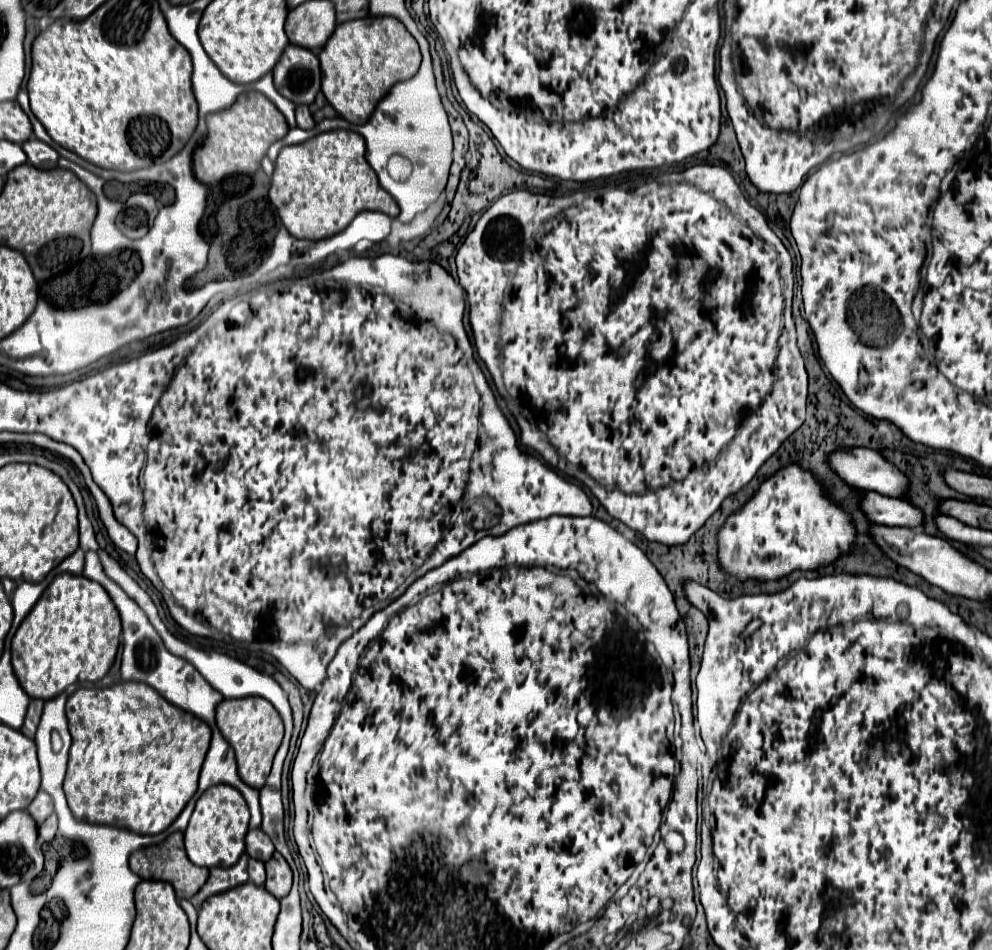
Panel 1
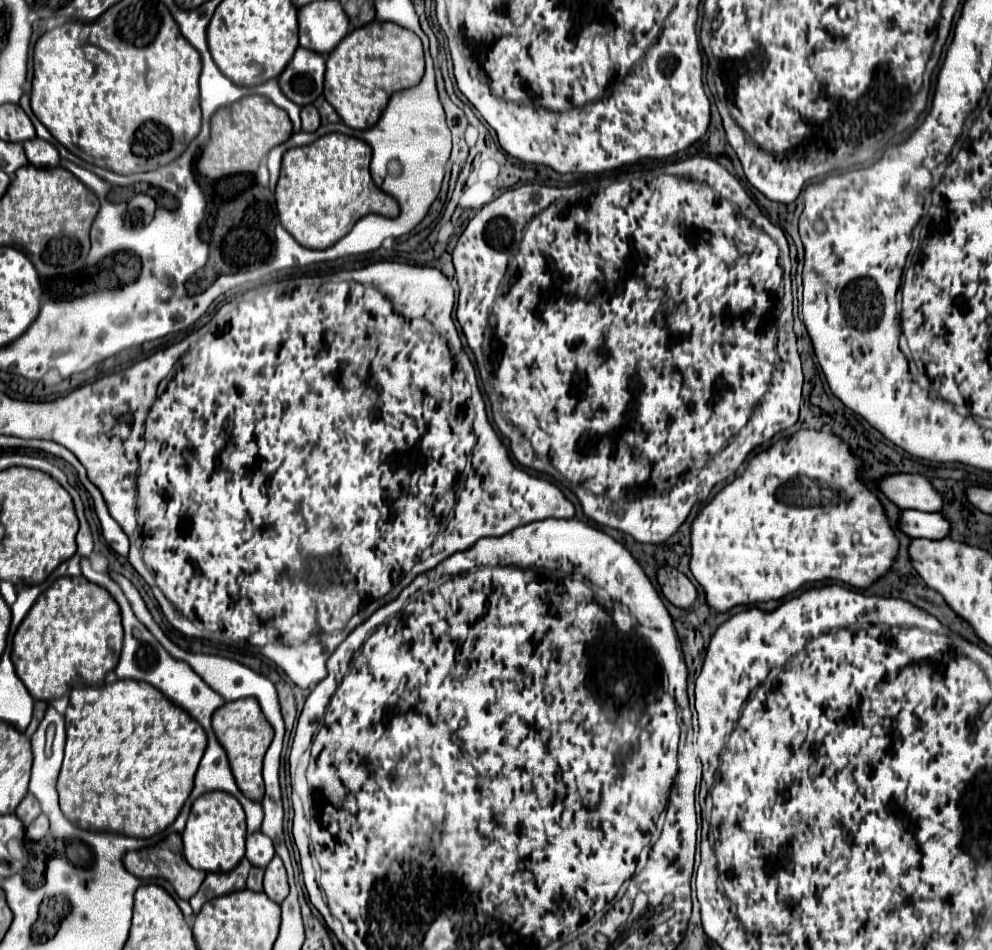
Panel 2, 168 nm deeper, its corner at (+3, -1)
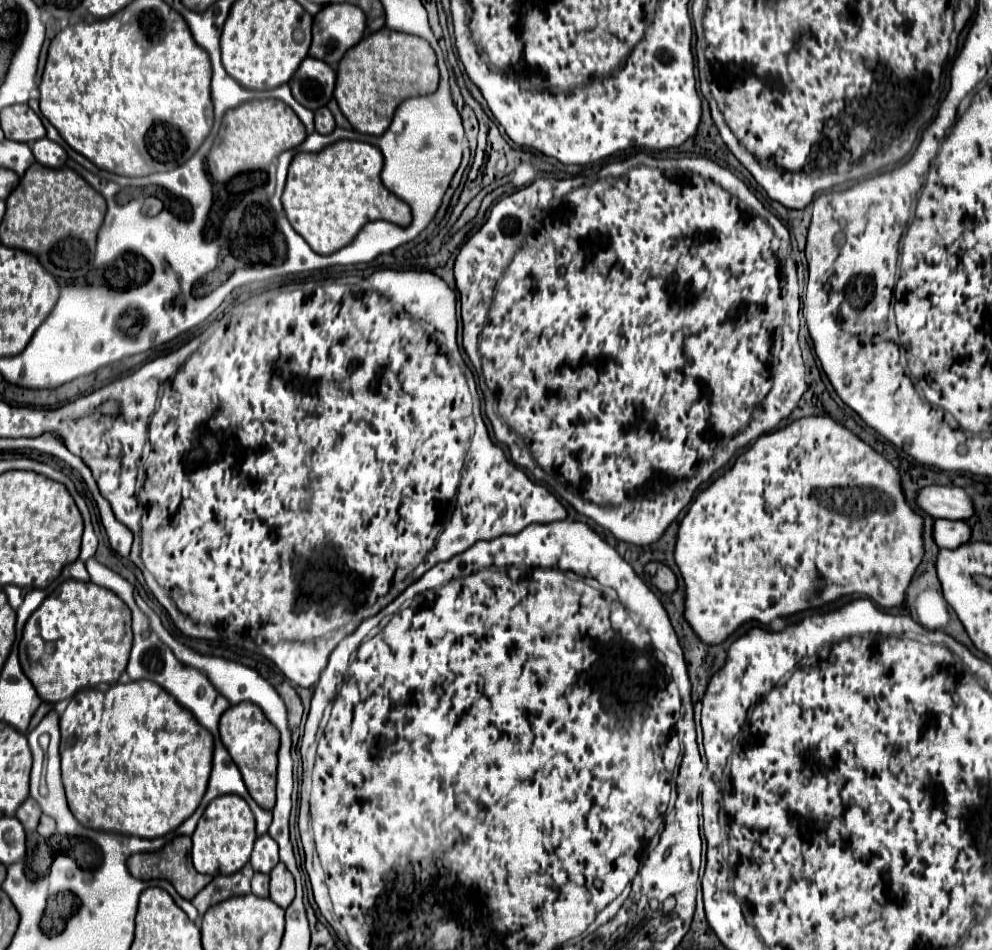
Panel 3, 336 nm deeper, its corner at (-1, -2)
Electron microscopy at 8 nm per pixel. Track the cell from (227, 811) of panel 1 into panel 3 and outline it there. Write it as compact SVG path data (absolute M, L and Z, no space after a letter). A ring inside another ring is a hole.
M236 795L216 797L216 801L212 801L206 807L206 811L200 817L198 827L192 835L190 857L192 857L194 869L198 873L206 873L206 875L232 875L250 861L254 841L256 841L254 815L248 807L248 803Z

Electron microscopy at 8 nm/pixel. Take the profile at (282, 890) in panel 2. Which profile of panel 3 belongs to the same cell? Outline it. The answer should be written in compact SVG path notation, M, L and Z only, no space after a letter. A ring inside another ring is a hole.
M278 863L270 873L270 899L282 909L294 899L294 877L284 863Z

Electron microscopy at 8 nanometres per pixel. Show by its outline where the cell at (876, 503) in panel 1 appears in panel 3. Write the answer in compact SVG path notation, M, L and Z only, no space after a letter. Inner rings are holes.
M936 519L934 521L934 541L938 547L956 549L970 541L972 529L966 521L950 521L950 519Z

